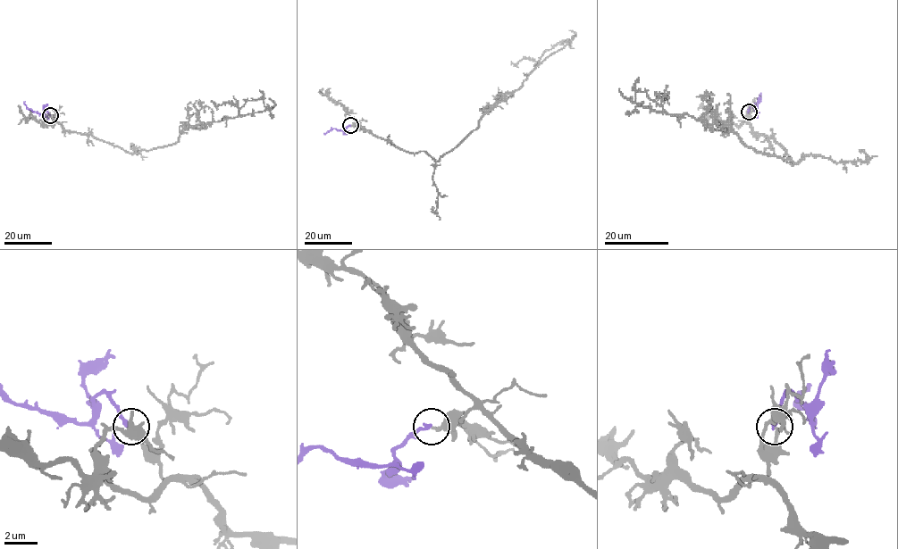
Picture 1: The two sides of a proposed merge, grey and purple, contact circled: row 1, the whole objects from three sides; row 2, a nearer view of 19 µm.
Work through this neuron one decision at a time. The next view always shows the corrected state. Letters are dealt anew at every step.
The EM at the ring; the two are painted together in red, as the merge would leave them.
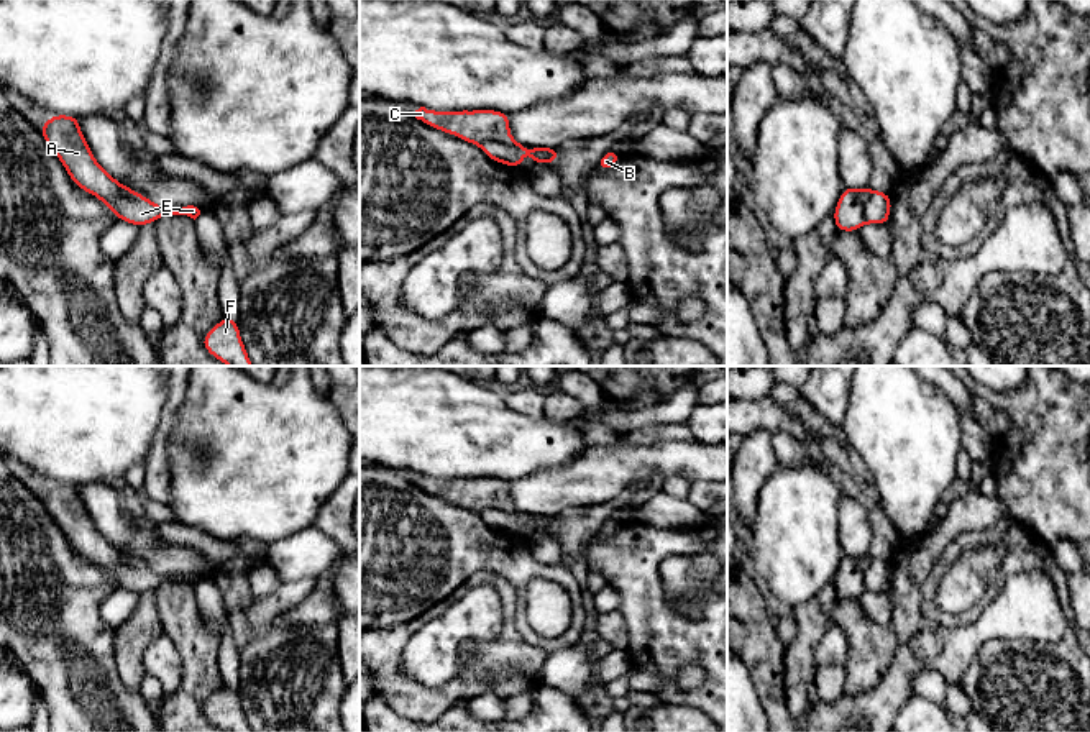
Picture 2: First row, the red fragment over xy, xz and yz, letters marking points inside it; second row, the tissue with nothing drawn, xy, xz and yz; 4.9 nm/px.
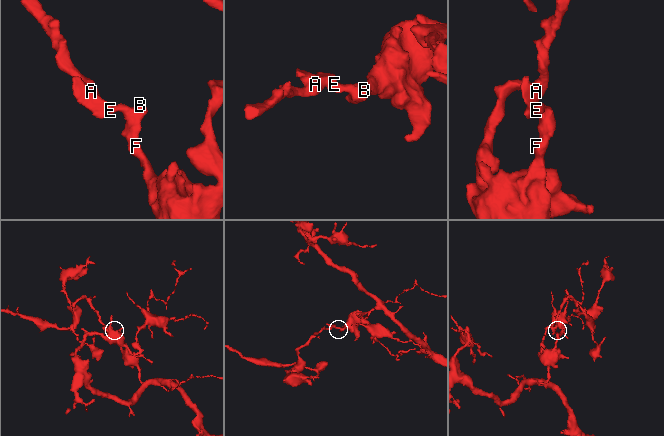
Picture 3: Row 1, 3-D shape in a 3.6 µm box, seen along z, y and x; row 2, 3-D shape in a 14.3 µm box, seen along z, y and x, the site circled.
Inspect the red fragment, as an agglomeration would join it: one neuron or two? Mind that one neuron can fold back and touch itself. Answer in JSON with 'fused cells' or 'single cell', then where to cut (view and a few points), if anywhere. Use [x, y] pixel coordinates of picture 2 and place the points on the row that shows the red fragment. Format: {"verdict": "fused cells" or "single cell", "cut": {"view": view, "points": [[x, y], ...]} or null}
{"verdict": "fused cells", "cut": {"view": "xy", "points": [[140, 196], [123, 197], [117, 204], [119, 219]]}}

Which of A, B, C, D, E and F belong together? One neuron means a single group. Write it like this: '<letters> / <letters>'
A C / B D E F

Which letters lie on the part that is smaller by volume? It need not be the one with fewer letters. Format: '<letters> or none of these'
A, C

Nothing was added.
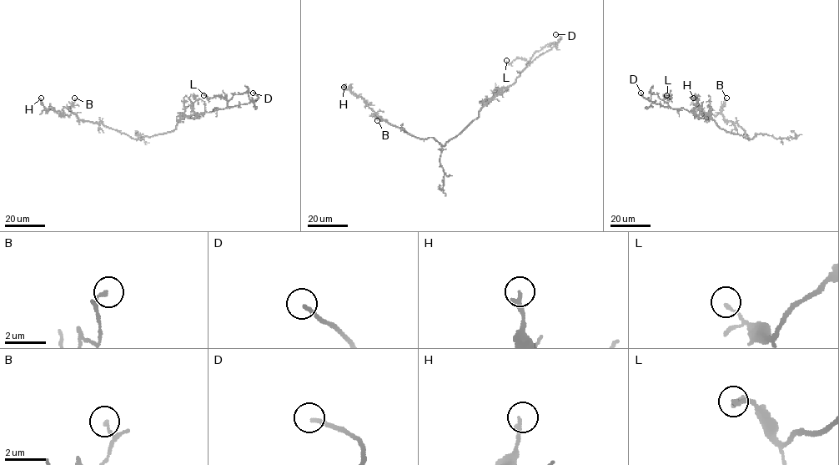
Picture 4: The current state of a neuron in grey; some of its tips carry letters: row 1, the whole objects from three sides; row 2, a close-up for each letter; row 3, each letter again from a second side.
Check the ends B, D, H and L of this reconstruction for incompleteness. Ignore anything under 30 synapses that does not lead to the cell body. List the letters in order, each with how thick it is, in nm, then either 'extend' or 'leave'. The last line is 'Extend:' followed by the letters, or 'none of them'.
B: 140 nm | leave
D: 180 nm | extend
H: 240 nm | leave
L: 160 nm | leave
Extend: D

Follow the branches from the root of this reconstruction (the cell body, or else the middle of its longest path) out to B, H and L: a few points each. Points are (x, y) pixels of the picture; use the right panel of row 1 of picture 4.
B: (740, 135), (751, 138), (746, 138), (745, 132), (736, 123), (727, 121), (720, 113), (726, 98)
H: (740, 135), (751, 138), (746, 138), (741, 127), (721, 113), (714, 115), (697, 109), (693, 98)
L: (740, 135), (725, 131), (706, 116), (695, 114), (682, 108), (671, 108), (665, 97), (670, 98), (666, 95)

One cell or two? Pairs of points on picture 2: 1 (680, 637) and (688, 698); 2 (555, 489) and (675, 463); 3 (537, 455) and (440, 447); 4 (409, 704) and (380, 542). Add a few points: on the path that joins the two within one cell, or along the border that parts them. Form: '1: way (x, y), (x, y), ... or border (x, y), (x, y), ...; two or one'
1: way (696, 654), (709, 667), (709, 683), (705, 688); one
2: way (585, 483), (609, 468), (645, 462); one
3: way (512, 453), (488, 453), (481, 448), (465, 447); one
4: border (422, 613), (401, 624), (376, 629); two

